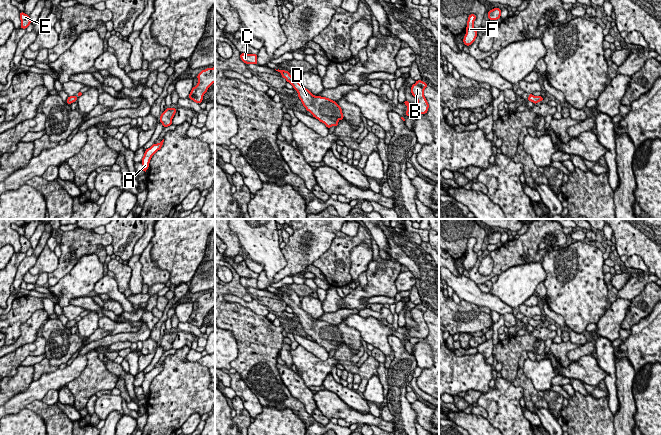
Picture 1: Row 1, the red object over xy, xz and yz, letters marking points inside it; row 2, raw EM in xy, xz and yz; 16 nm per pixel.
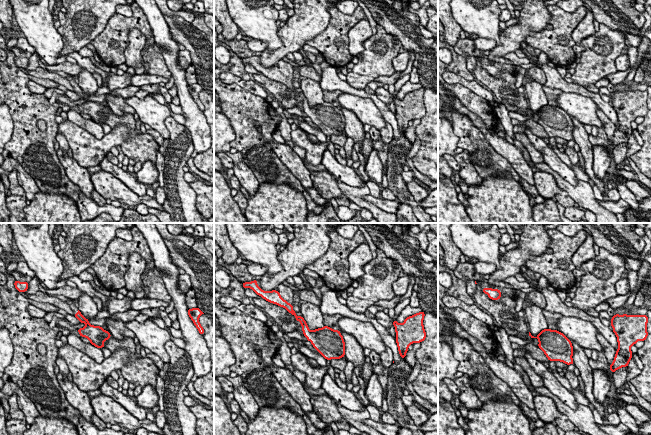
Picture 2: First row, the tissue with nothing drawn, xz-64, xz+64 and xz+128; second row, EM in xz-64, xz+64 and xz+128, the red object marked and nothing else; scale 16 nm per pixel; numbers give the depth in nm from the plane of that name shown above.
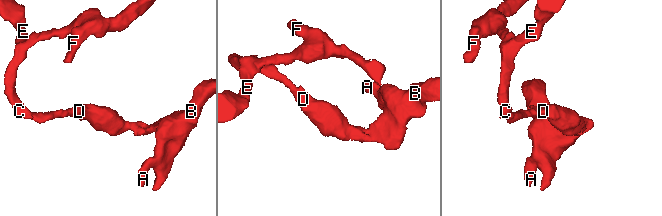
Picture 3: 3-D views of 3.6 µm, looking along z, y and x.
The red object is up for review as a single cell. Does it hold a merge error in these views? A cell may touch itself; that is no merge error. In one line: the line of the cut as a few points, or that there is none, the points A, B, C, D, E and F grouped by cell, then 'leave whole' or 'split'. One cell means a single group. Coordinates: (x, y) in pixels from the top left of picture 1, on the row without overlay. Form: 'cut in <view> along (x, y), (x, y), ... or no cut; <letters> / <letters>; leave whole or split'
no cut; A B C D E F; leave whole

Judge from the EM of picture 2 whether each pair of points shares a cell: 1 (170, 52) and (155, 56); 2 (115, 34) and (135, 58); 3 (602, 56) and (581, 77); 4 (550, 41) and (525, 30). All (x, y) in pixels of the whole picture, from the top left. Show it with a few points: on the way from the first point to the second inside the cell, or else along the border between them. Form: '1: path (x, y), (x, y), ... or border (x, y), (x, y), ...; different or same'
1: border (154, 41), (161, 47), (162, 57), (171, 75); different
2: border (135, 27), (129, 31), (124, 62); different
3: path (597, 61), (586, 72); same
4: border (550, 18), (544, 28), (532, 32), (525, 41); different

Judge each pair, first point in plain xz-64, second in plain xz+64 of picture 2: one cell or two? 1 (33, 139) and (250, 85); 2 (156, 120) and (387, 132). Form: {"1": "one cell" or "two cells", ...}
{"1": "two cells", "2": "two cells"}

